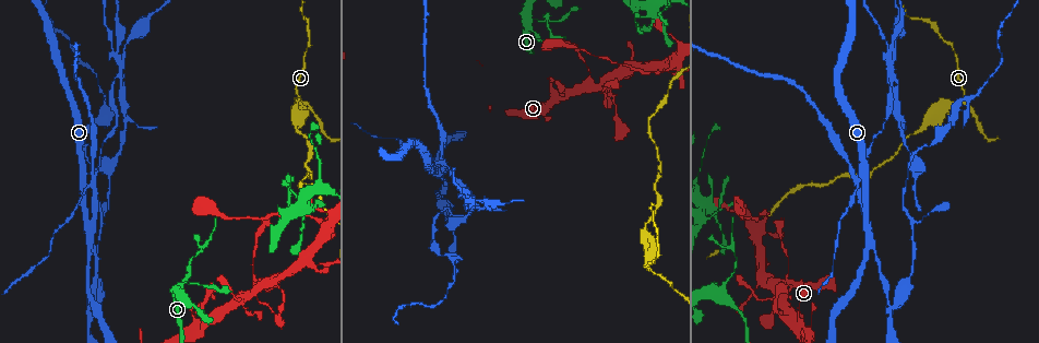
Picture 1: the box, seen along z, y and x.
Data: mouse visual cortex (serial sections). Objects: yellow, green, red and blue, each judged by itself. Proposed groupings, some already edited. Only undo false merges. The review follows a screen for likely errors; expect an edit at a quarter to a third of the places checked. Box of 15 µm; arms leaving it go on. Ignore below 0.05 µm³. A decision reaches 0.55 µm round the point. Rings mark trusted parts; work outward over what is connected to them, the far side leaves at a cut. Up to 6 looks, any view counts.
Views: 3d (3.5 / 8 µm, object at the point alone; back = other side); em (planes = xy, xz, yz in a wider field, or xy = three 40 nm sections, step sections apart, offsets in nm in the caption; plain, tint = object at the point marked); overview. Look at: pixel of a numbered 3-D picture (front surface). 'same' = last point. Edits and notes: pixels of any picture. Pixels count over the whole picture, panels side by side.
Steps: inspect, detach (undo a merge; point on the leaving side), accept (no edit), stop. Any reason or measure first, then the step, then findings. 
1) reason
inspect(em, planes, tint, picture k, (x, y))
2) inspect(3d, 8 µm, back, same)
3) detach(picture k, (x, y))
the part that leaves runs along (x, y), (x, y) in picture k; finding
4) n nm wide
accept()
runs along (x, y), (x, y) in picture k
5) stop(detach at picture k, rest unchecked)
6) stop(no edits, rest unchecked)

a narrow waist
inspect(em, xy, step 5, tint, picture 1, (721, 293))

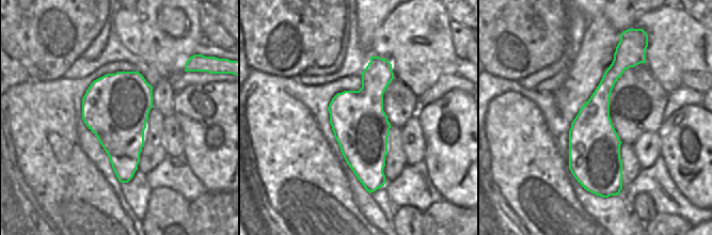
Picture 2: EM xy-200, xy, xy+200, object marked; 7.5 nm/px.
inspect(3d, 3.5 µm, same)

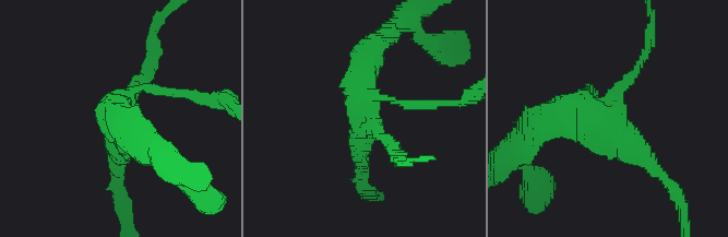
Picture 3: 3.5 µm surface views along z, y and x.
4 arms
accept()
runs along (619, 55), (598, 105), (598, 183) in picture 2; continuous, no second cell

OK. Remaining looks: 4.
calibre changes
inspect(3d, 3.5 µm, picture 1, (780, 311))

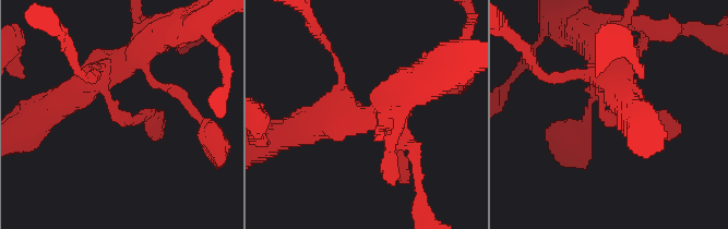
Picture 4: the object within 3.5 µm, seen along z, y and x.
need the tissue
inspect(em, planes, tint, picture 4, (108, 101))

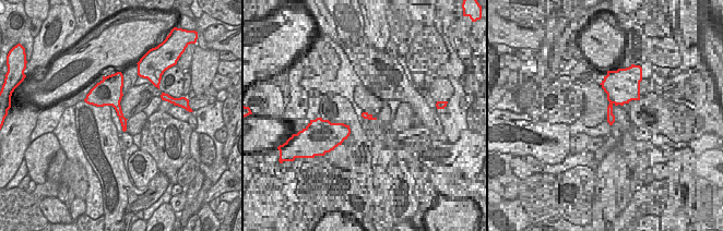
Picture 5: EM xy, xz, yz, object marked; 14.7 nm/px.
another direction
inspect(em, xy, step 5, tint, same)

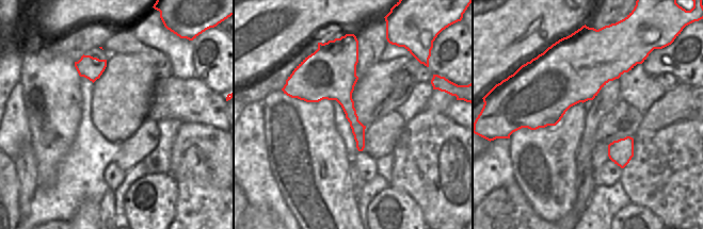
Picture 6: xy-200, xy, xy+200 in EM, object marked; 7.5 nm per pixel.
accept()
runs along (309, 127), (356, 104), (396, 152) in picture 4; all the same cell

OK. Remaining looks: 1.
stop(no edits, rest unchecked)

